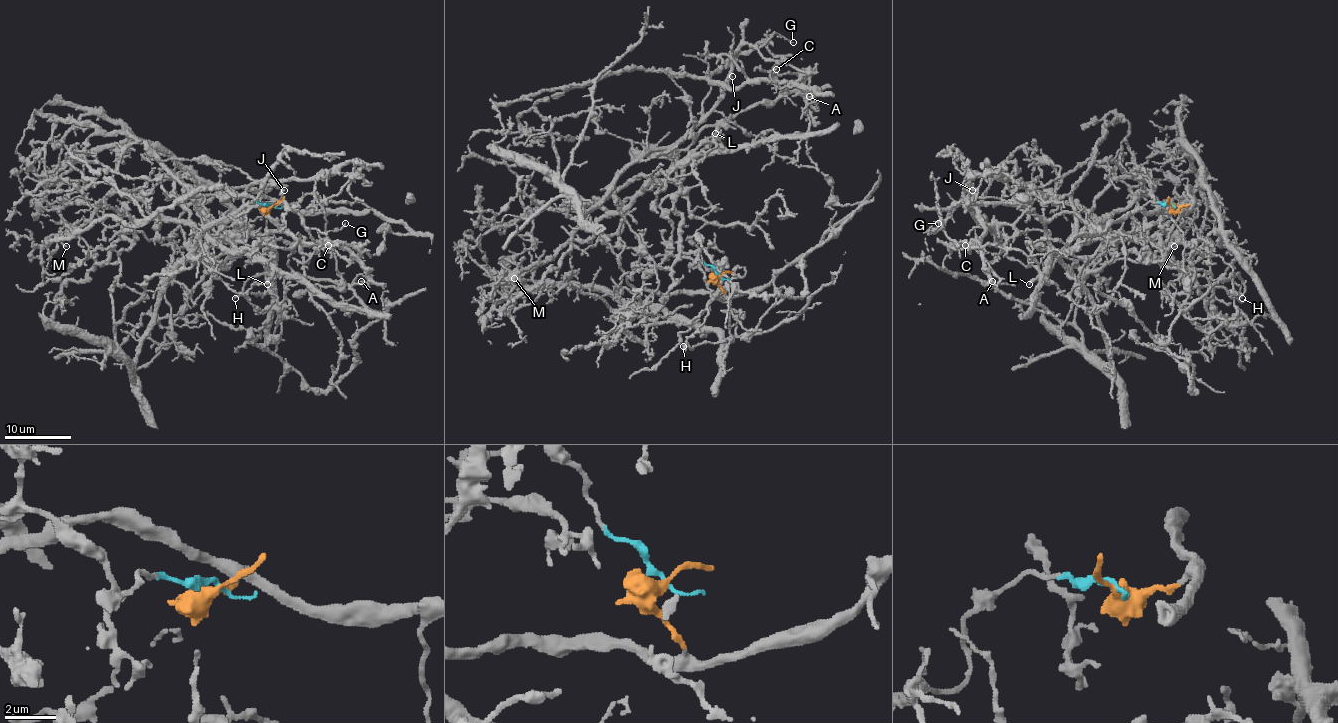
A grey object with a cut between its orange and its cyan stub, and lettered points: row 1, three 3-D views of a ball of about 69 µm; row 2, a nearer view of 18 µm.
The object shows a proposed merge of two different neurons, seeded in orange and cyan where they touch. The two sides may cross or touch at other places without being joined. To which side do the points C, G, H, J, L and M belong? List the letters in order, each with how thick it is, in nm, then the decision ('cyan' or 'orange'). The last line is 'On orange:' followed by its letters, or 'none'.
C: 130 nm | cyan
G: 100 nm | cyan
H: 160 nm | cyan
J: 240 nm | cyan
L: 200 nm | cyan
M: 140 nm | cyan
On orange: none

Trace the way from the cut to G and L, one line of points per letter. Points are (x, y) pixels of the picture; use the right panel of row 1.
G: (1172, 205), (1147, 202), (1109, 237), (1003, 203), (951, 203), (938, 223)
L: (1172, 205), (1147, 202), (1132, 215), (1134, 228), (1061, 250), (1029, 285)

